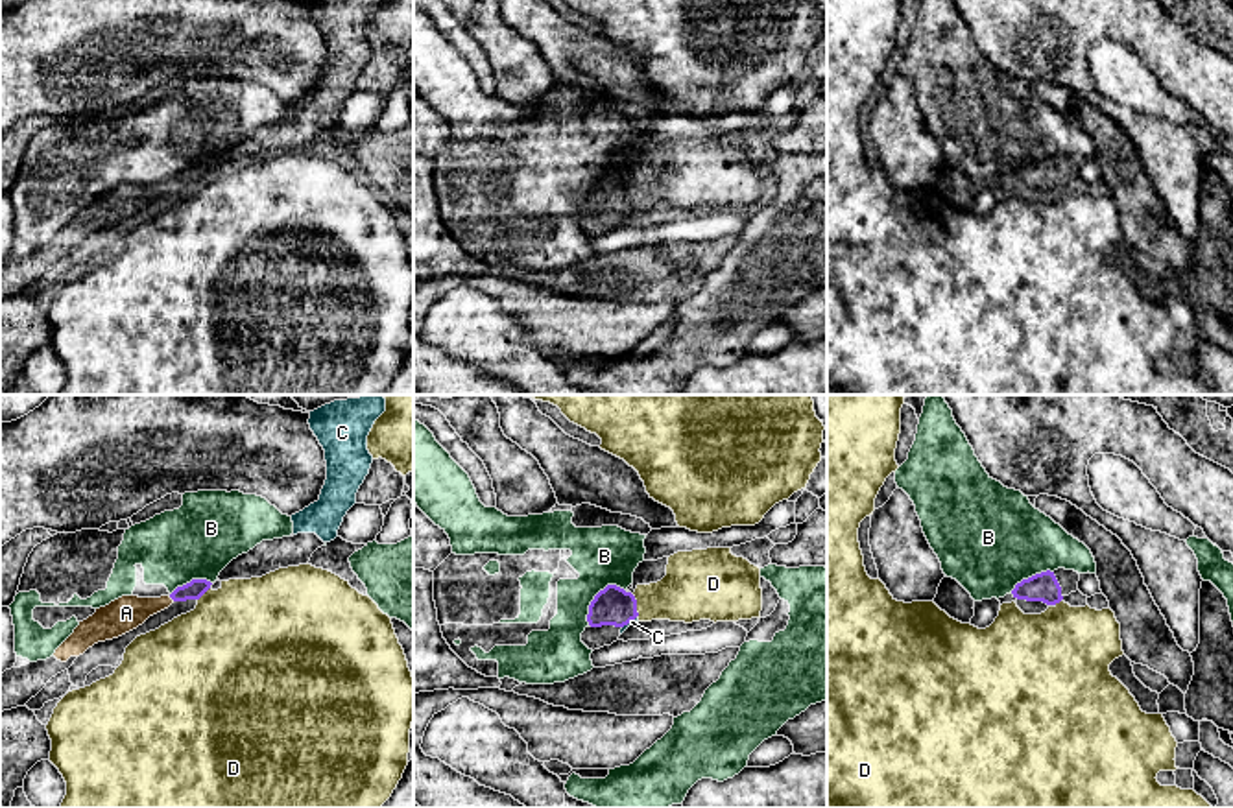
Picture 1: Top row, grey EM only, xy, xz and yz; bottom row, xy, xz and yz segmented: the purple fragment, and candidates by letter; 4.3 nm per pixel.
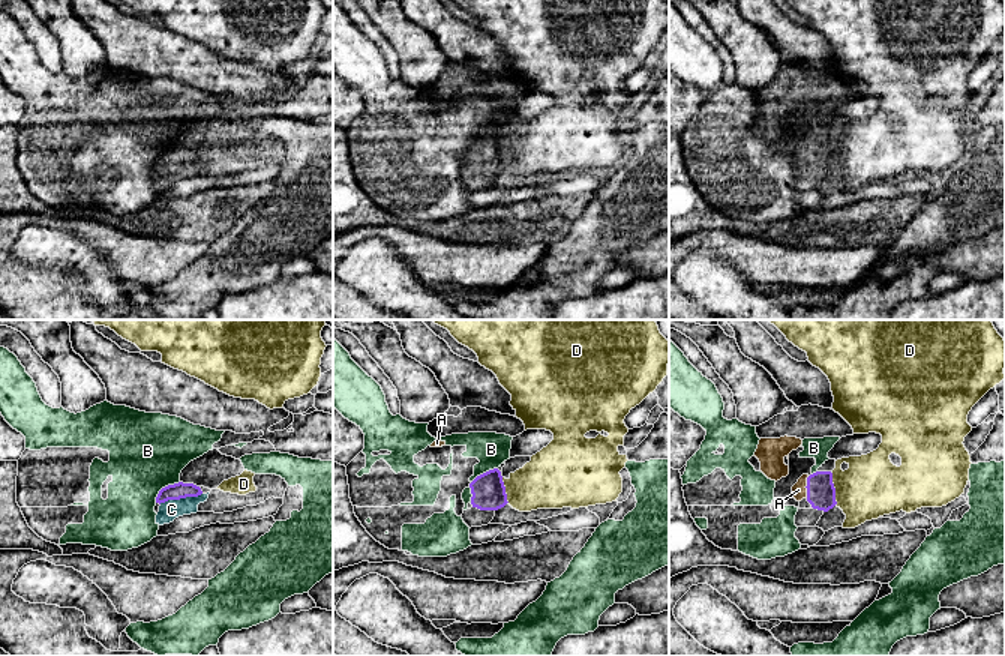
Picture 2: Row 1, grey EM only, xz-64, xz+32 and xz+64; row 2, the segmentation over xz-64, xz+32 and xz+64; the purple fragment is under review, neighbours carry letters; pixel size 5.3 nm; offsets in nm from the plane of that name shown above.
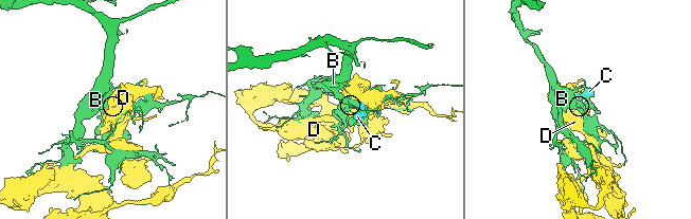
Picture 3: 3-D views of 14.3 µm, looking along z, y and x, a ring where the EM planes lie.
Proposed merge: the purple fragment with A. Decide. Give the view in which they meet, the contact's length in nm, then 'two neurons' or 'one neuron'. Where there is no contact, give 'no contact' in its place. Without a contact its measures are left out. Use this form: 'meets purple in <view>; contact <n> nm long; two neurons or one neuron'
meets purple in xy; contact 40 nm long; one neuron

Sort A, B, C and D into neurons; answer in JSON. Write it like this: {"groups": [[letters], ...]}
{"groups": [["A", "C"], ["B"], ["D"]]}

